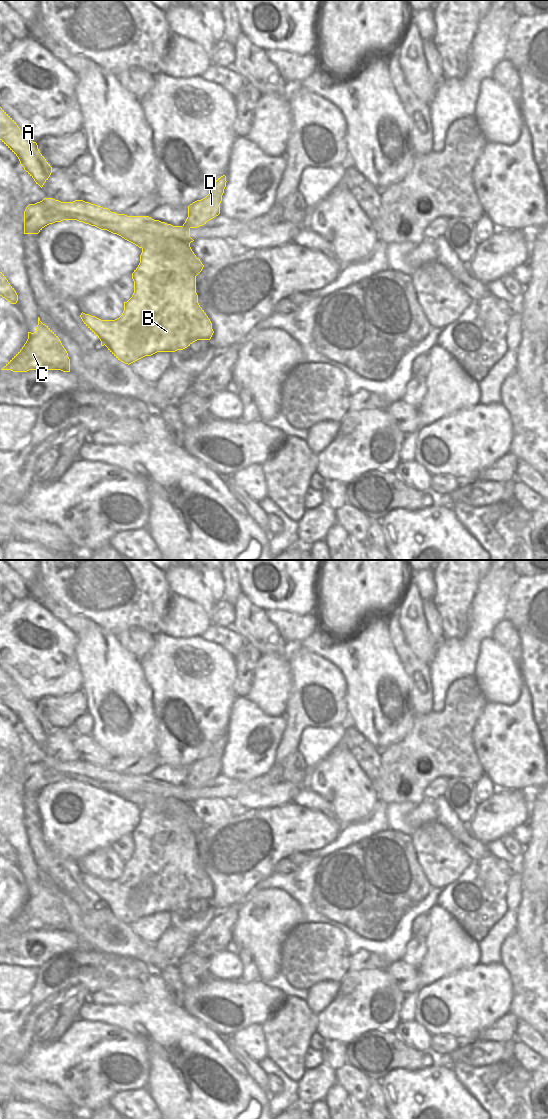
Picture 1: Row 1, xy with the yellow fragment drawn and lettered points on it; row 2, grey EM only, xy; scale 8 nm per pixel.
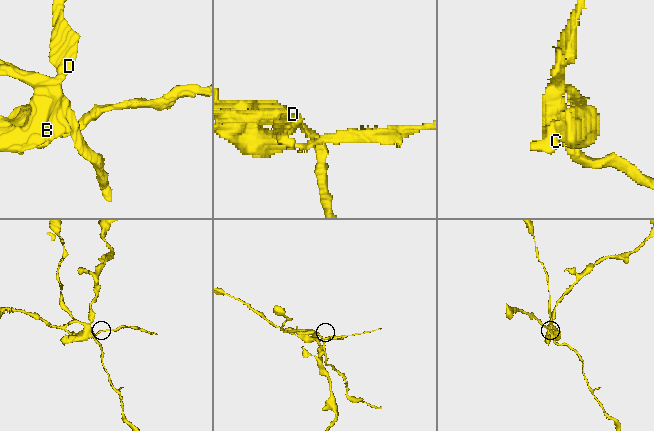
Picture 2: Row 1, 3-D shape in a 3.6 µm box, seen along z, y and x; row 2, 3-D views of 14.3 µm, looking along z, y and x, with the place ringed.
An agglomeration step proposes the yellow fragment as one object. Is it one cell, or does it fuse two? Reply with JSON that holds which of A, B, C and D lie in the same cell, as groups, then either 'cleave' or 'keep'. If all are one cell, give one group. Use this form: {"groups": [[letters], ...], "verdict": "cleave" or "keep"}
{"groups": [["A"], ["B", "C", "D"]], "verdict": "cleave"}

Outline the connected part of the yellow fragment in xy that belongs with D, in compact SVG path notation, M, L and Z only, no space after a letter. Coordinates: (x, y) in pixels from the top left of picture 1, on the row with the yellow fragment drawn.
M226 176L218 178L212 185L210 193L203 199L188 206L188 217L183 228L197 228L220 214L220 203L226 187Z

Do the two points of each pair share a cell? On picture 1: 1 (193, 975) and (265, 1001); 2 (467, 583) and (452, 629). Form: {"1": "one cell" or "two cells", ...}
{"1": "two cells", "2": "one cell"}

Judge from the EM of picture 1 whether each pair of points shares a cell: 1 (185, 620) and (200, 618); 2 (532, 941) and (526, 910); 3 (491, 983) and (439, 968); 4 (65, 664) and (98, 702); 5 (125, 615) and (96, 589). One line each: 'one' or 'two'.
1: one
2: one
3: two
4: two
5: one

